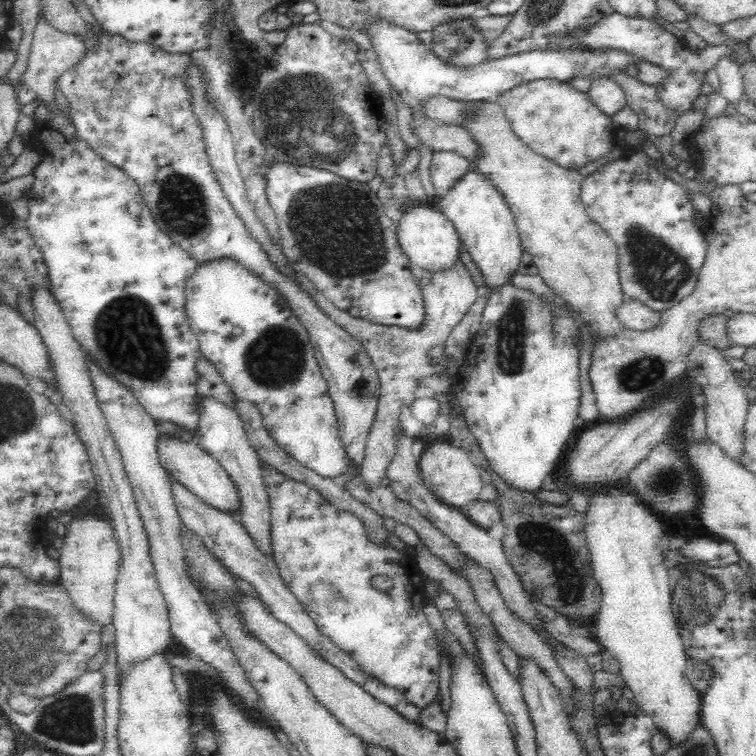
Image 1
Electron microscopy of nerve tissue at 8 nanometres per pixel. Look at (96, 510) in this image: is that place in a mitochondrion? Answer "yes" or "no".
no

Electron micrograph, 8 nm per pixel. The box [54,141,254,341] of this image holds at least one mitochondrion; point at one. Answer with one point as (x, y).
(181, 206)

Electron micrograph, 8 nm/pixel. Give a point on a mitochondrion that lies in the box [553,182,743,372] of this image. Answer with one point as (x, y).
(661, 272)

